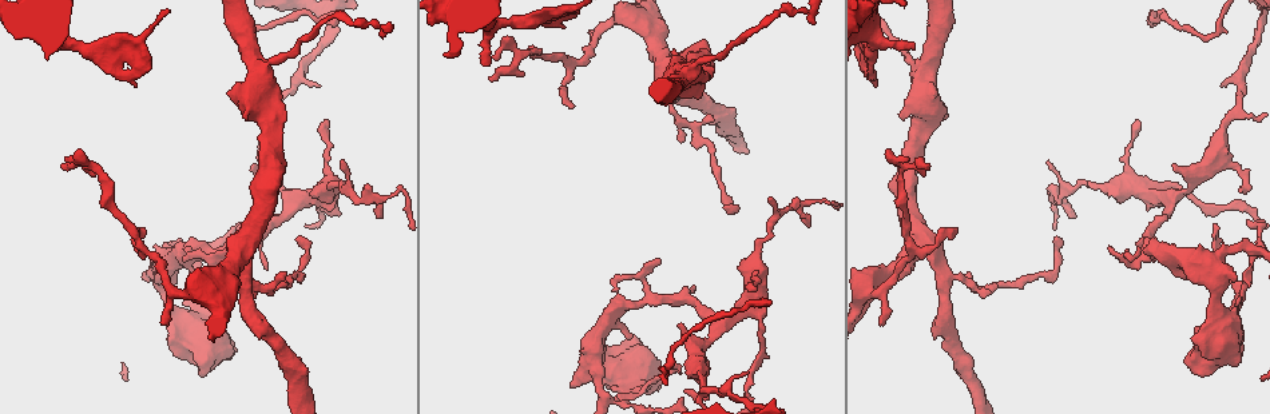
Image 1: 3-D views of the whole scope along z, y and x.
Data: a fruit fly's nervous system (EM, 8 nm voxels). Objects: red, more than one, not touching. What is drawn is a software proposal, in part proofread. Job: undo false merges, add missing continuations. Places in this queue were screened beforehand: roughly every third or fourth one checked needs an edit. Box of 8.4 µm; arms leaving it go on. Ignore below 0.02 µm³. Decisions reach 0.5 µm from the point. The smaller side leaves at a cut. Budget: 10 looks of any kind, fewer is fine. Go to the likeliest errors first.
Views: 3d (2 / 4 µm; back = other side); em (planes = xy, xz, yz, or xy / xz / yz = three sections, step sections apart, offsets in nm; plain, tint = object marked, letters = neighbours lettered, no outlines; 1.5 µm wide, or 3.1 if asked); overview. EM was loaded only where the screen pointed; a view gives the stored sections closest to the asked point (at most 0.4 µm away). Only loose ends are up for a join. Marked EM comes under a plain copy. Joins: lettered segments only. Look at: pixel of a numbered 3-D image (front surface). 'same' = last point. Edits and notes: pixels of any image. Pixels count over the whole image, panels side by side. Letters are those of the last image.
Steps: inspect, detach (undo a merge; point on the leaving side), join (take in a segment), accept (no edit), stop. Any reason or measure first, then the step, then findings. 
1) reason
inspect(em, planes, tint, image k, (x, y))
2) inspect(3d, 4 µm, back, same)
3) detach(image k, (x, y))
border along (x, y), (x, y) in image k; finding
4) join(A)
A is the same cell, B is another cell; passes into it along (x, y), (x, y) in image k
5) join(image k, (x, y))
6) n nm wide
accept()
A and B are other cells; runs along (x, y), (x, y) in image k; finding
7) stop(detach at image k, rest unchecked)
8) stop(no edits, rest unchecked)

branch stops here
inspect(em, yz, step 8, tint, image 1, (915, 47))

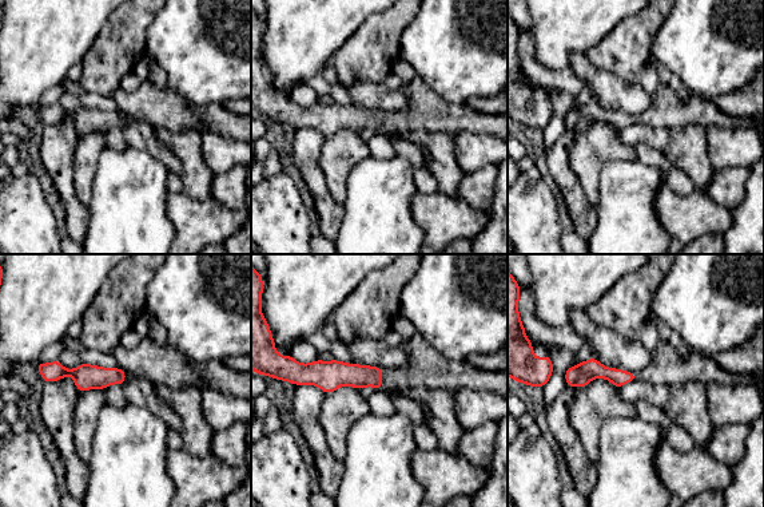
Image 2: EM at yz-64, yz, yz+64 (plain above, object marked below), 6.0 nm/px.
what lies round it
inspect(em, yz, step 8, letters, same)

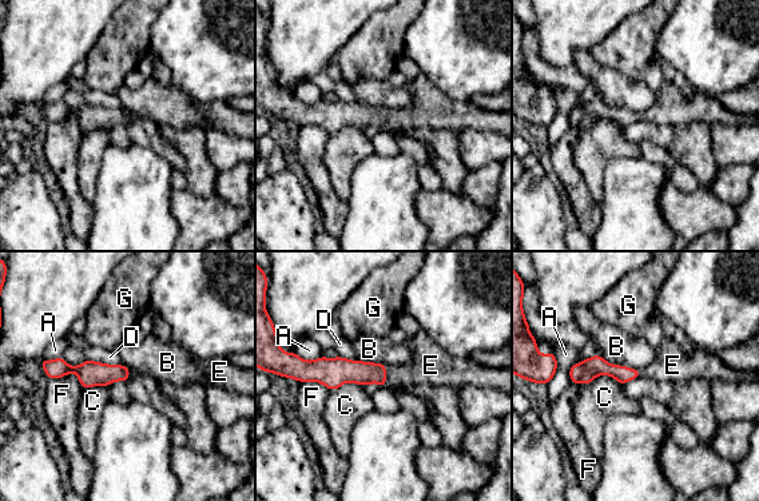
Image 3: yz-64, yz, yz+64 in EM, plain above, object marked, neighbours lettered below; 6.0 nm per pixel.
join(E)
E is the same cell, A, B, C, D, F and G are other cells; it goes on there

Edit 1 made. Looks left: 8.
inspect(overview)

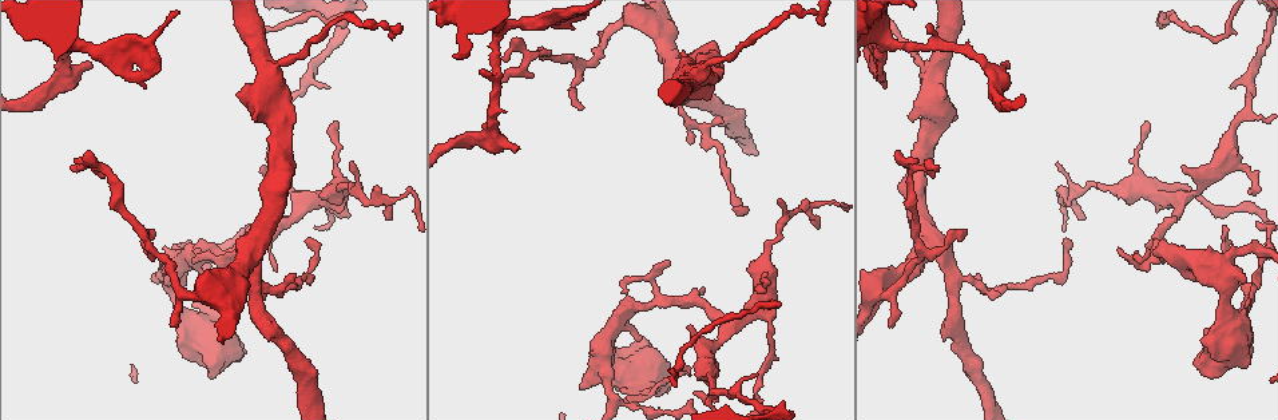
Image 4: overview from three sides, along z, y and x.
an open end
inspect(3d, 4 µm, image 4, (517, 147))

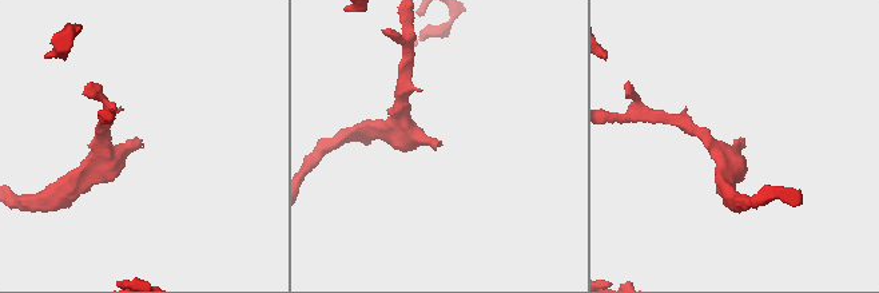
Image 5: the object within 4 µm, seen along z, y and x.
inspect(em, xy, step 8, letters, image 5, (439, 145))

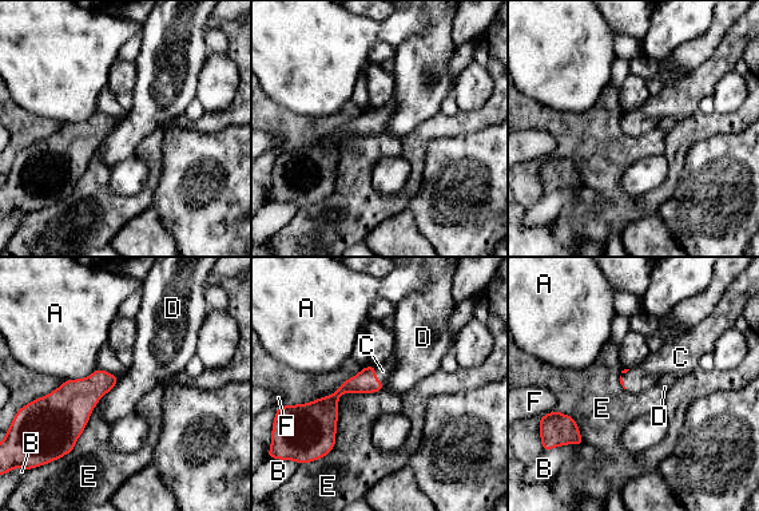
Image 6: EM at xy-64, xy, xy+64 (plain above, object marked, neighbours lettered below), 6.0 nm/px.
join(C)
C is the same cell, A, B, D, E and F are other cells; passes into it along (365, 381), (374, 375), (382, 371) in image 6; it goes on there

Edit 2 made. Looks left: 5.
calibre changes
inspect(em, planes, letters, image 4, (1113, 185))

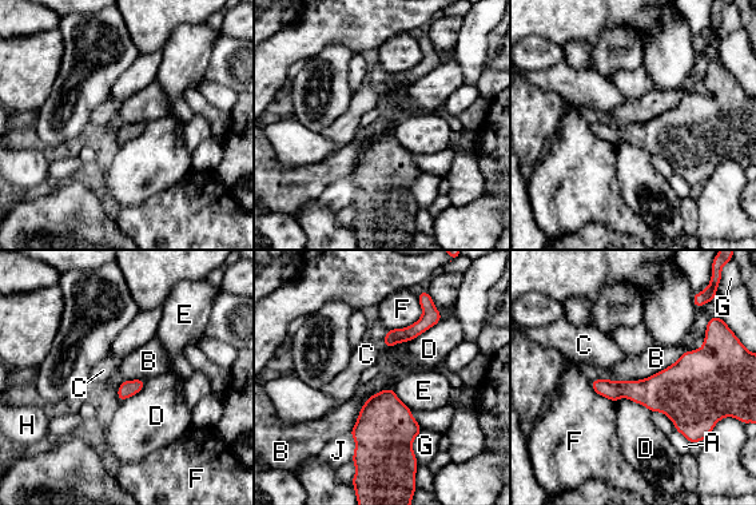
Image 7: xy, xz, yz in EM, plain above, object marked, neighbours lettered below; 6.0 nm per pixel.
100 nm wide
accept()
A, B, C, D, E, F, G, H and J are other cells; border along (684, 350), (644, 378), (615, 380) in image 7; one neuron here

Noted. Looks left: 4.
tapers out
inspect(em, planes, tint, image 4, (704, 291))

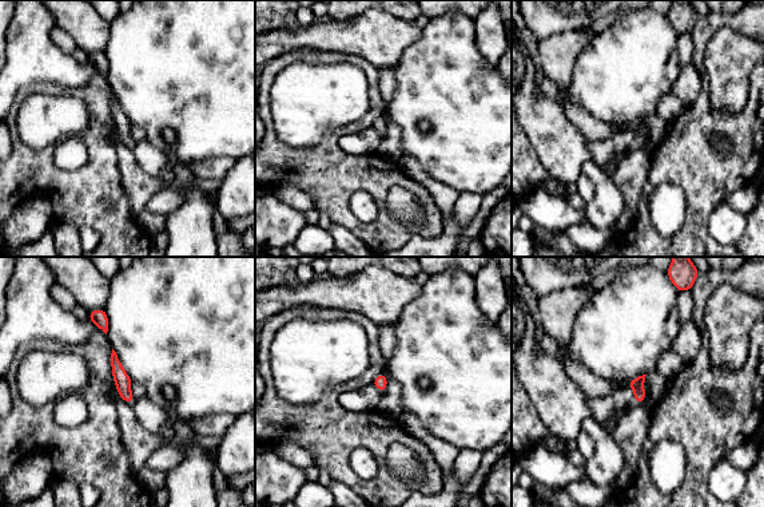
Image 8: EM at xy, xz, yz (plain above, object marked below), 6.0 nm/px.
see the neighbours
inspect(em, planes, letters, same)

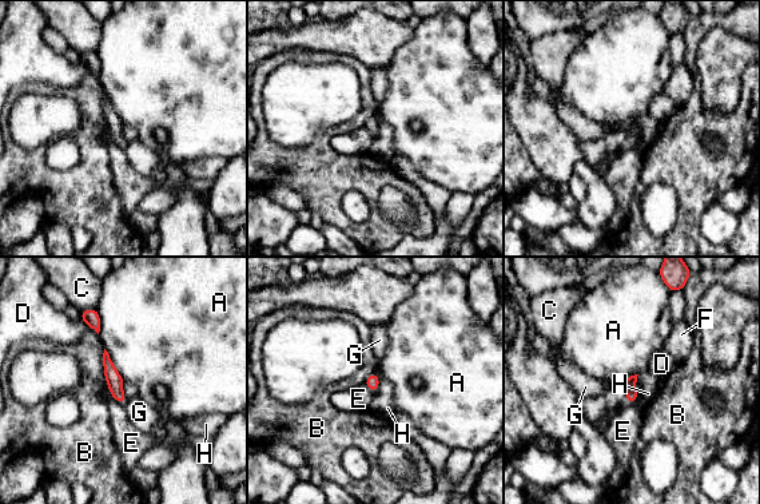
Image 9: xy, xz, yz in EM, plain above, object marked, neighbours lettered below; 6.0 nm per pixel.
80 nm wide
accept()
A, B, C, D, E, F, G and H are other cells; runs along (106, 357), (116, 393), (122, 399) in image 9; none of them fits

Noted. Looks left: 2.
stop(join at image 3, join at image 6, rest unchecked)

